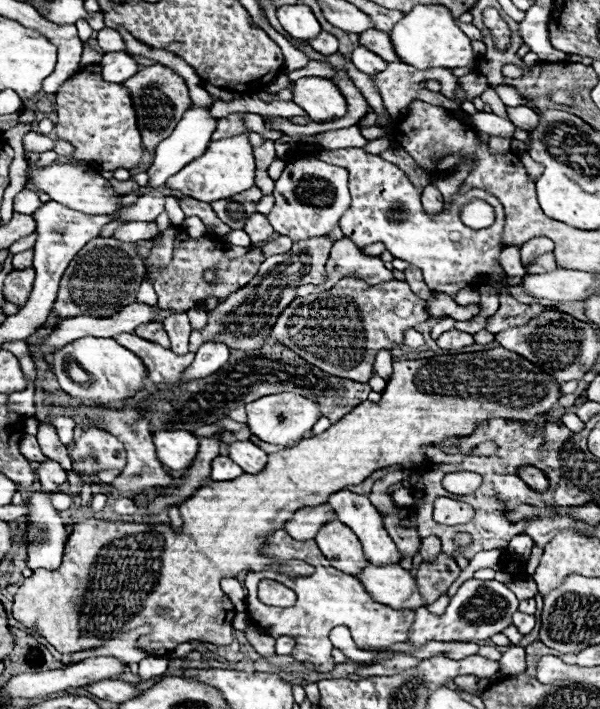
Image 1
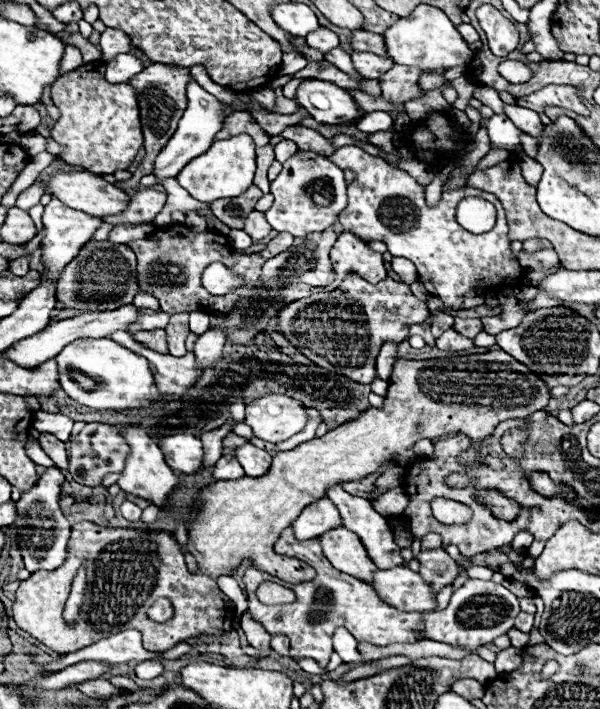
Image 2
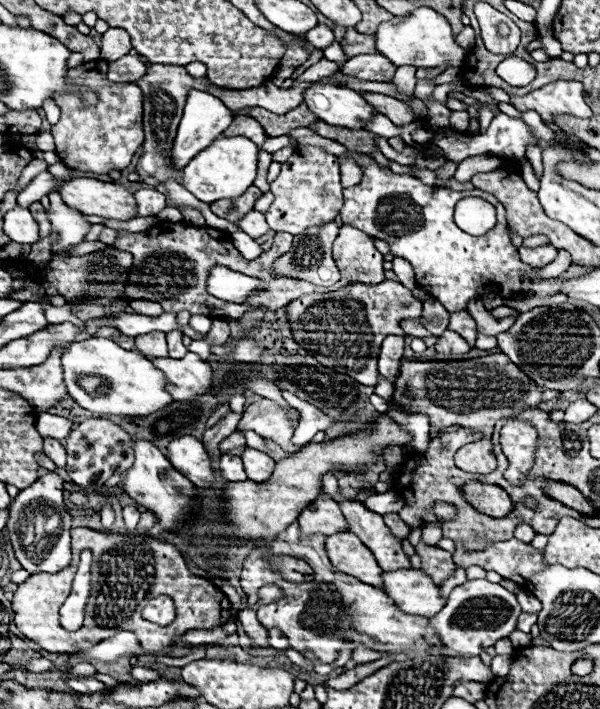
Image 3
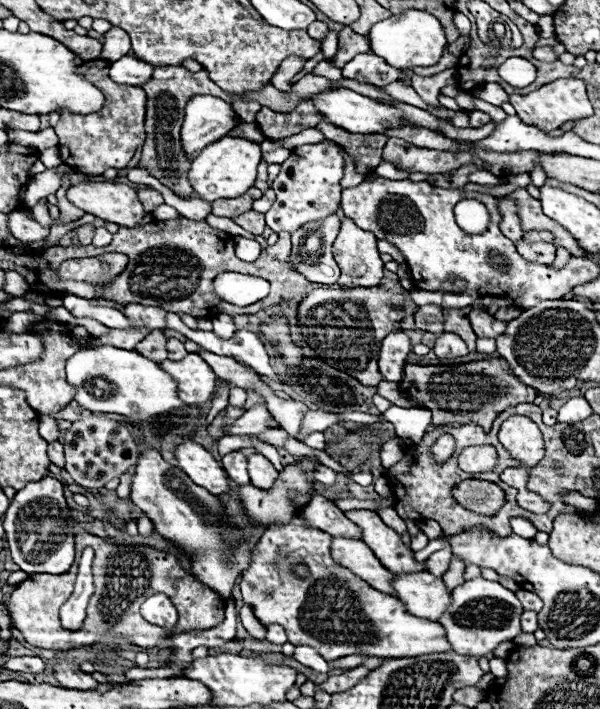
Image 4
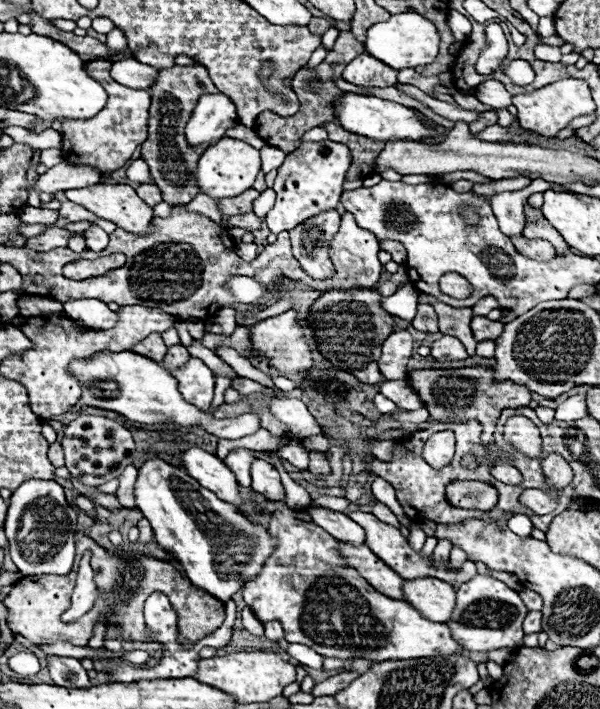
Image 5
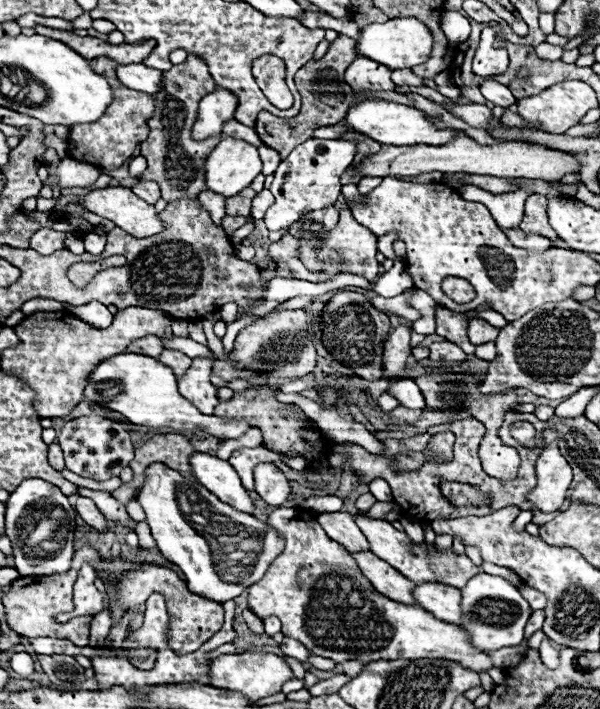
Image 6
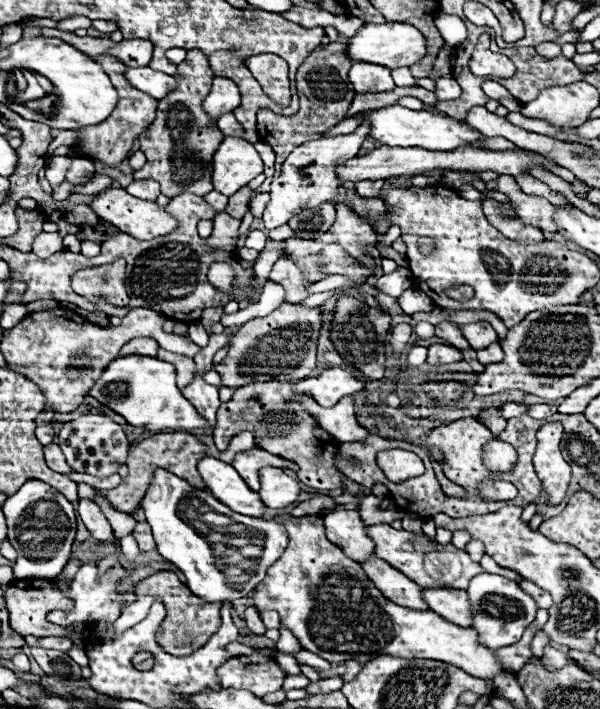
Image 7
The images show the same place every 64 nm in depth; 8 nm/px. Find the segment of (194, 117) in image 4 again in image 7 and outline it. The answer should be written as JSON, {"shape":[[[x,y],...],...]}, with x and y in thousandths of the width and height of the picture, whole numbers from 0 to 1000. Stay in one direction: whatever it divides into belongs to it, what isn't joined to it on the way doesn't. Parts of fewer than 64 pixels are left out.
{"shape":[[[360,107],[353,116],[353,127],[350,127],[347,138],[340,141],[340,155],[360,172],[367,161],[387,158],[397,150],[400,150],[400,130],[397,130],[393,118],[377,107]]]}

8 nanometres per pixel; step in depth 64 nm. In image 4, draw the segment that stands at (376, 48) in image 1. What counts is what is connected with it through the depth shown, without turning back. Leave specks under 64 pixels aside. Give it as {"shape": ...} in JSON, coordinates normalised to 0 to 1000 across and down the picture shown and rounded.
{"shape":[[[573,37],[570,45],[563,48],[563,73],[557,82],[550,82],[550,87],[560,96],[573,96],[573,90],[580,85],[587,85],[587,79],[593,79],[600,73],[613,73],[613,71],[617,71],[613,54],[587,45],[583,37]]]}

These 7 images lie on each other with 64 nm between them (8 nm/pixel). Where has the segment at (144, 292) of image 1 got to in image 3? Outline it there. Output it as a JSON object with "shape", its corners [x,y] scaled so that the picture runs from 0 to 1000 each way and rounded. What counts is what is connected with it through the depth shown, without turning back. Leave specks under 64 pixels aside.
{"shape":[[[220,423],[217,426],[217,440],[220,443],[237,443],[237,446],[267,446],[273,441],[270,432],[260,426],[247,426],[247,423]]]}

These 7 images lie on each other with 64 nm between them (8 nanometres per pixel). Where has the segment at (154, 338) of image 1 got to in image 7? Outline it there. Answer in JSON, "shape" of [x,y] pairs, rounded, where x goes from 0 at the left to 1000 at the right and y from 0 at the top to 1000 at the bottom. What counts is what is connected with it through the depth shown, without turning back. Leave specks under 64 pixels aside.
{"shape":[[[223,477],[203,488],[200,502],[260,502],[263,485],[253,477]]]}

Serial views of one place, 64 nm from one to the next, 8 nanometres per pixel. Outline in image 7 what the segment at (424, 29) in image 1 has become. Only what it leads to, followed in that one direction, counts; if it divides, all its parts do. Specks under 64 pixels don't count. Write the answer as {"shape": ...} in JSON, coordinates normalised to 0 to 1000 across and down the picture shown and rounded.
{"shape":[[[607,34],[597,45],[580,56],[577,79],[587,87],[617,87],[617,90],[640,90],[643,96],[667,96],[687,93],[710,76],[710,56],[707,51],[683,34]]]}

